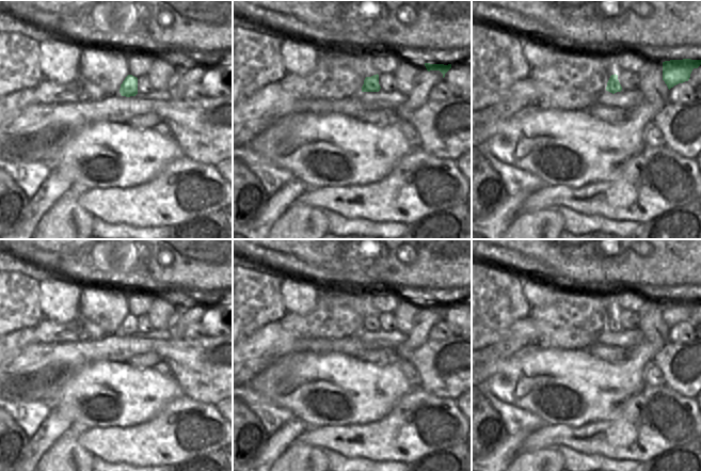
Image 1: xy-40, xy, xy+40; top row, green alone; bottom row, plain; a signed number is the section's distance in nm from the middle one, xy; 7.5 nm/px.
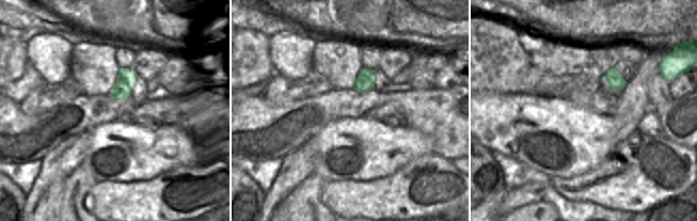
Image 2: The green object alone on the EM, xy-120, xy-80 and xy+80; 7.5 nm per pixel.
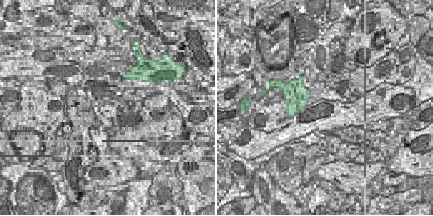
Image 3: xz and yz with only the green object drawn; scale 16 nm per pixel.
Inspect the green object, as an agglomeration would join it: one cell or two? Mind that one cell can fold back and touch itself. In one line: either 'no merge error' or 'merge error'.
no merge error

